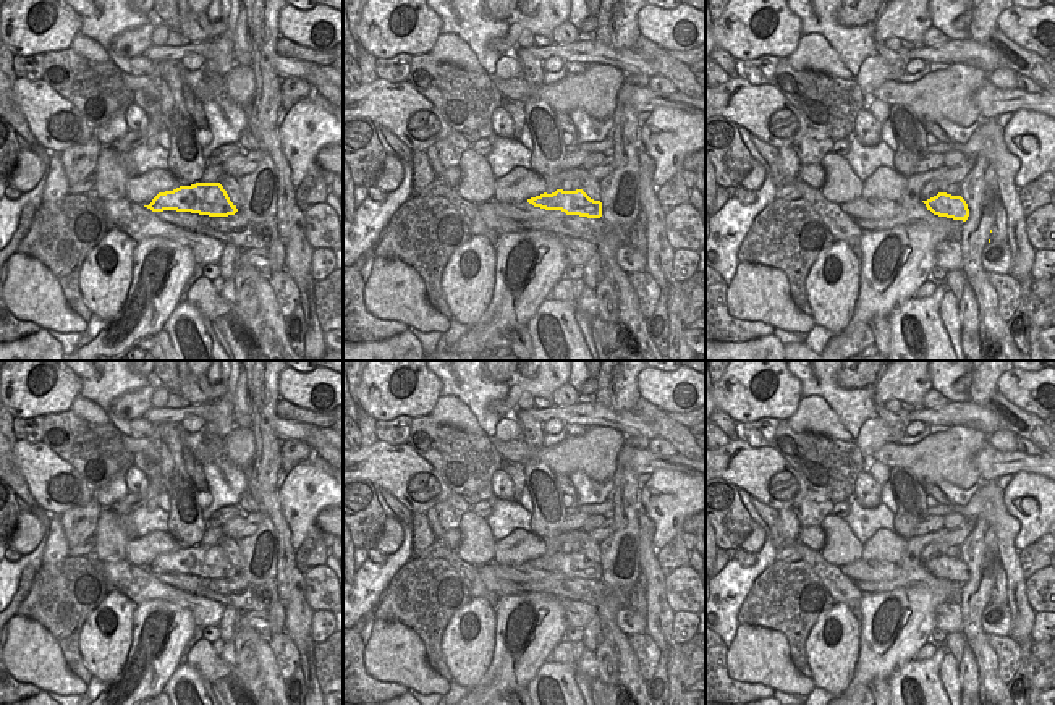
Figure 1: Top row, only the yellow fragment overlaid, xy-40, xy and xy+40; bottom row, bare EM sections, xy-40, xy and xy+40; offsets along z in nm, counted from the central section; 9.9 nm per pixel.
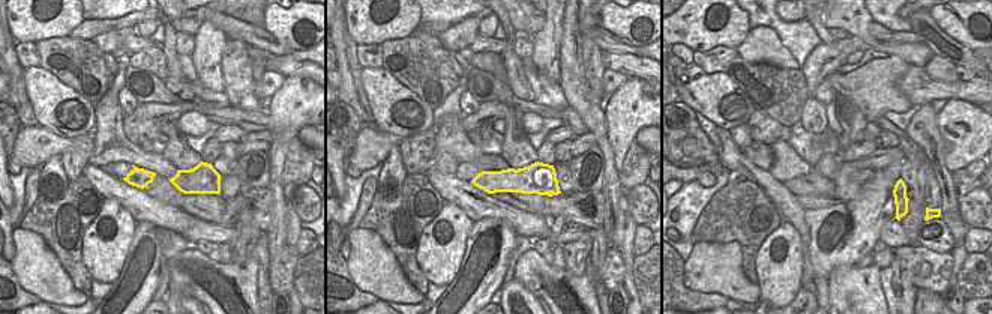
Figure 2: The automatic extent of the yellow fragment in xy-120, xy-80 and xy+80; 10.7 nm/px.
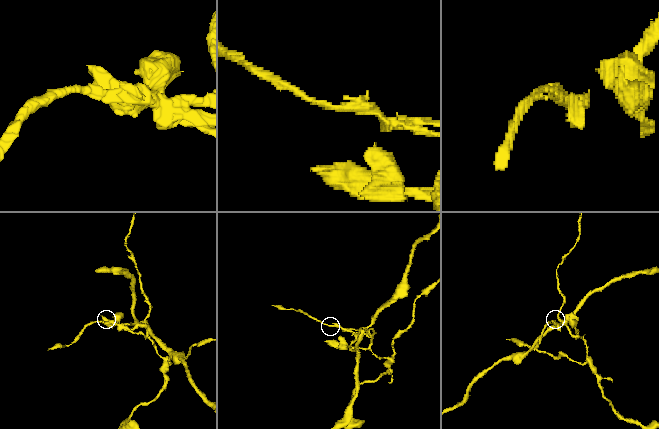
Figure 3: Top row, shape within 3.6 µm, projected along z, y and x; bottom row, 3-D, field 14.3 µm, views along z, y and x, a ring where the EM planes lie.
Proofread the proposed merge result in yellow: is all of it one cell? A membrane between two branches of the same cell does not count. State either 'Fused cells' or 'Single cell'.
Fused cells

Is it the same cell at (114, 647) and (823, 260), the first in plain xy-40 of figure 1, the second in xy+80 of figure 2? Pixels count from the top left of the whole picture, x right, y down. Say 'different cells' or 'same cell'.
different cells

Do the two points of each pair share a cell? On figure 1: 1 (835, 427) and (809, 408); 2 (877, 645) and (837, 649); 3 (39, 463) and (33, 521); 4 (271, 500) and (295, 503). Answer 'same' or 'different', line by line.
1: same
2: different
3: different
4: different

